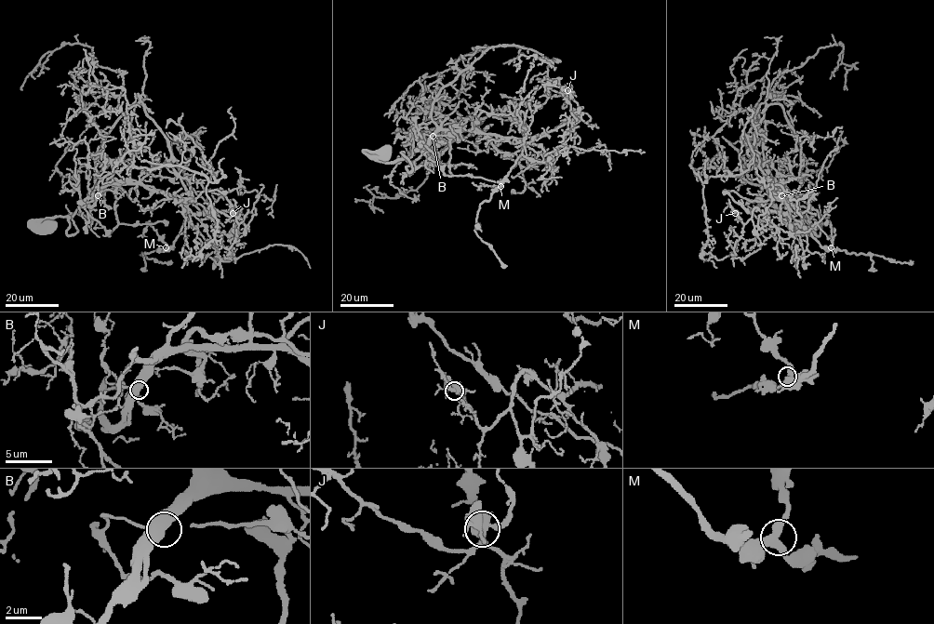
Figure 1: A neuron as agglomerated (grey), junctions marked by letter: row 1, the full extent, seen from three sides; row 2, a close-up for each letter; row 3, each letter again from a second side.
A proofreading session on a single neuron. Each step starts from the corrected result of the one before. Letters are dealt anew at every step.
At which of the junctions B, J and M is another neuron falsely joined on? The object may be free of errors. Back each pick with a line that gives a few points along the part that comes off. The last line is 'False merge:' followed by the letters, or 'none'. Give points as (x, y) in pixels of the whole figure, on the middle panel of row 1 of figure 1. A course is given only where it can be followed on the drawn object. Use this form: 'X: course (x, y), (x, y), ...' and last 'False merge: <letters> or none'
False merge: none

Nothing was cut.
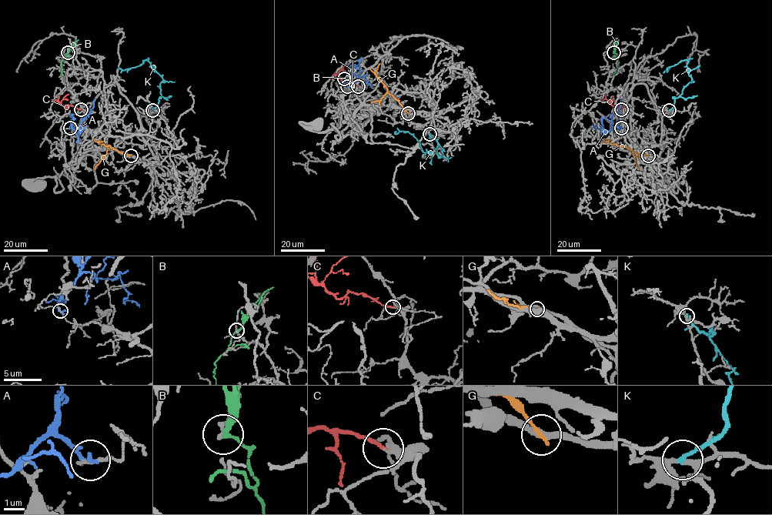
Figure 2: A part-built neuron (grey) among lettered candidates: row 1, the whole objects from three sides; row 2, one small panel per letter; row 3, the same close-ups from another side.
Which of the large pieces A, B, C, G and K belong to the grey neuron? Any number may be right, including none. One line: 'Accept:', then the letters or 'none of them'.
Accept: C

